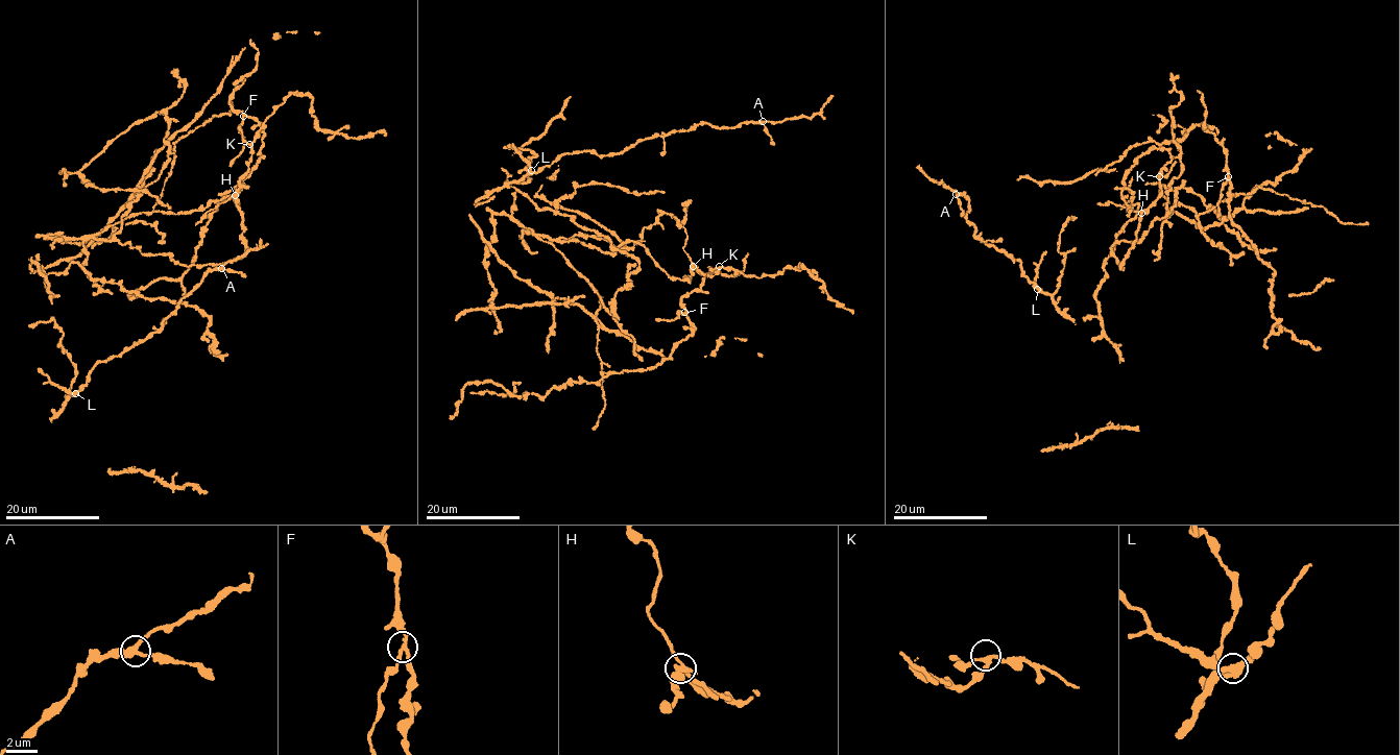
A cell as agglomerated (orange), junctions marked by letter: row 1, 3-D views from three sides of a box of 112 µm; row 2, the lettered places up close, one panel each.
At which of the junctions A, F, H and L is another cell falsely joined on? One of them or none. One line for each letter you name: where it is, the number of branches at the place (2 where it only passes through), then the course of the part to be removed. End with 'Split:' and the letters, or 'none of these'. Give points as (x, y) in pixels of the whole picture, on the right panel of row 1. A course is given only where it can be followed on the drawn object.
H: place (1141, 213); branches 3; course (1141, 213), (1161, 193), (1167, 149), (1147, 152), (1124, 177), (1126, 215)
Split: H

